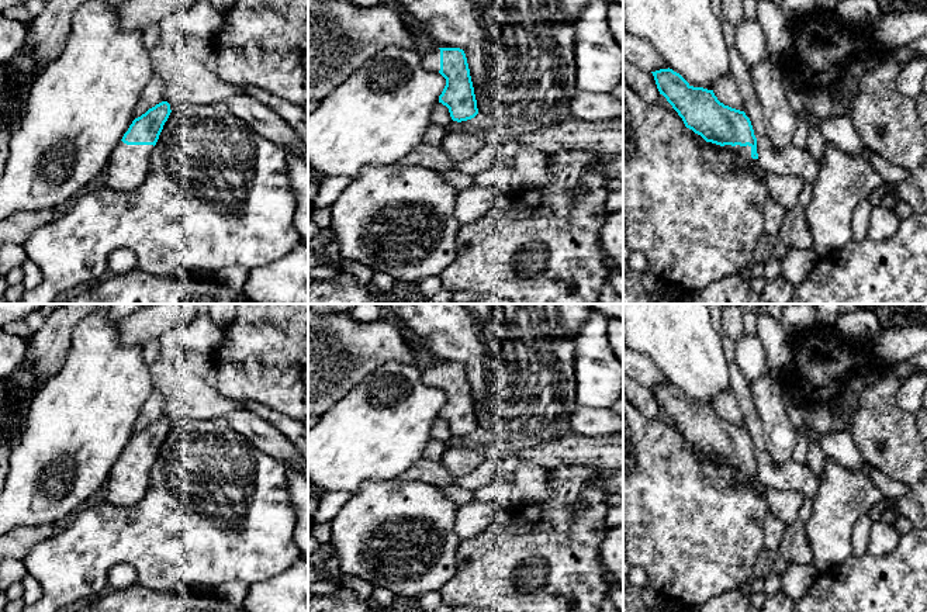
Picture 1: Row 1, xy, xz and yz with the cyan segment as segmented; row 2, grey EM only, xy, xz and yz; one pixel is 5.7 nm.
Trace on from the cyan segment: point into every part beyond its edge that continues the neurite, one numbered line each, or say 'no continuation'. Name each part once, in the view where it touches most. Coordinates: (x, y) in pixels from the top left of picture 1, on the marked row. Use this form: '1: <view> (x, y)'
1: yz (784, 189)

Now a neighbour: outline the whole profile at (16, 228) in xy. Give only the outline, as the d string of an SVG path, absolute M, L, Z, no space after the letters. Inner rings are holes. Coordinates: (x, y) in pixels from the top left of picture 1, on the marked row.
M53 210L20 211L0 221L0 248L4 243L24 245L38 228L53 219Z

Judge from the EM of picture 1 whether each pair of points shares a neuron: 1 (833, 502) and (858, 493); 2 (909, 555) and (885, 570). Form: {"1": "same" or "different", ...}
{"1": "same", "2": "same"}

